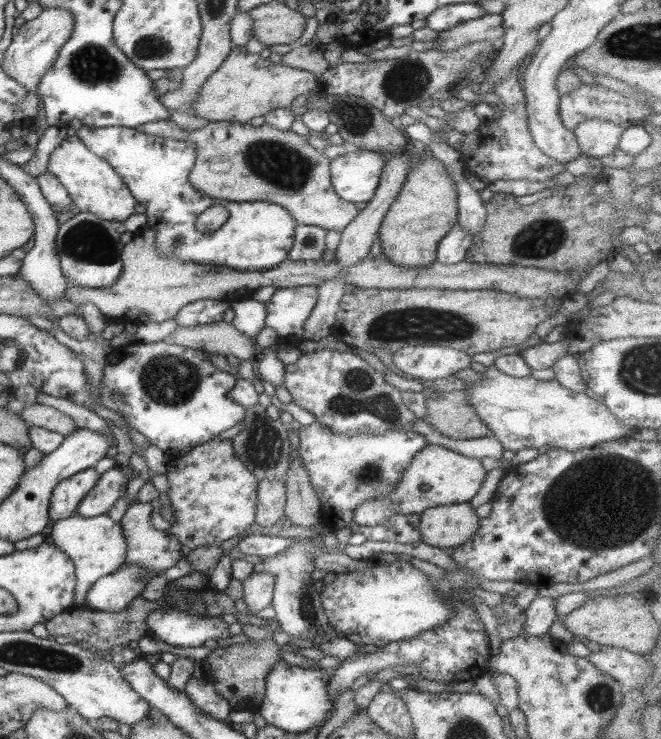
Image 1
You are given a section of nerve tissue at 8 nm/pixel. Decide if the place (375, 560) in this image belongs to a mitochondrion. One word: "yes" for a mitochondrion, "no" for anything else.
no

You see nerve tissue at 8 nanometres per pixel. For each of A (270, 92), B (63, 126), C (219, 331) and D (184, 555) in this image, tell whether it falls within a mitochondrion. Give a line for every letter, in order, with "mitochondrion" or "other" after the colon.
A: other
B: other
C: other
D: other

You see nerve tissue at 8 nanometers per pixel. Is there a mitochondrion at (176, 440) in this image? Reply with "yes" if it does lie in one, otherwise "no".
no

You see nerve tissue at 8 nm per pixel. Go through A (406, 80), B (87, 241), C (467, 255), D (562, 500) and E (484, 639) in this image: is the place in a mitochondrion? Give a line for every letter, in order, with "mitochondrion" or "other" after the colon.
A: mitochondrion
B: mitochondrion
C: other
D: mitochondrion
E: other

